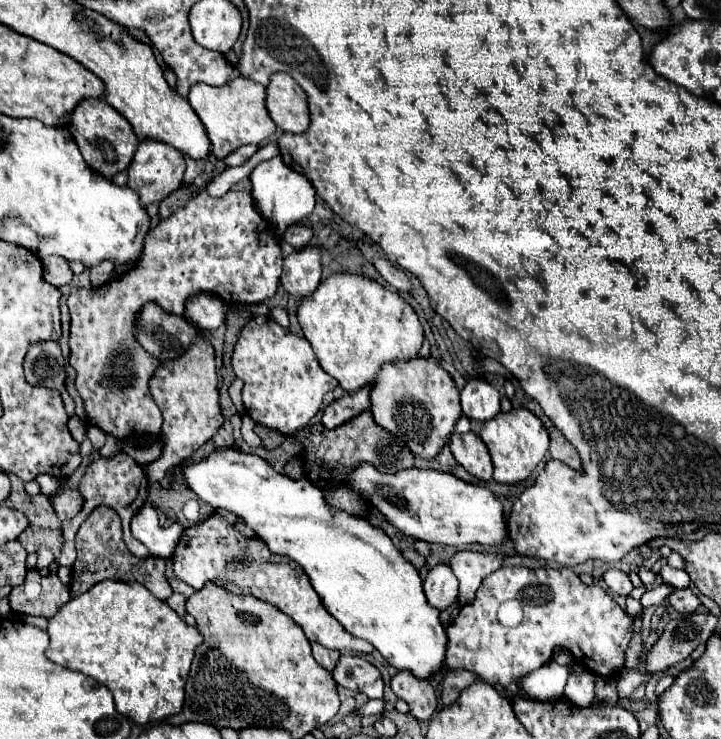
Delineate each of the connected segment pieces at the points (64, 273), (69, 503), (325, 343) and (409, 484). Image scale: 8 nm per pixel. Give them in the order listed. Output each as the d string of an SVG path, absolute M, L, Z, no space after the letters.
M48 256L42 260L44 264L44 278L48 284L60 288L72 280L72 272L68 268L68 262L58 256Z
M62 486L52 498L52 508L60 520L68 520L68 518L74 518L82 510L82 502L84 500L80 498L80 492L76 488Z
M330 274L312 296L302 298L296 316L322 370L336 378L346 392L370 384L386 362L416 358L424 340L414 308L400 294L362 274Z
M360 464L348 478L348 488L376 506L392 526L416 540L446 546L464 546L474 542L500 546L506 540L508 530L504 506L492 490L468 484L448 472L410 468L396 474L380 474L374 466Z

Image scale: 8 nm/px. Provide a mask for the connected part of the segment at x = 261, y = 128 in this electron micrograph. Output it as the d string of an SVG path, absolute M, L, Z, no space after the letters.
M238 76L220 88L206 86L202 82L192 86L188 94L188 102L202 120L206 134L210 138L212 154L216 158L224 158L244 144L260 144L262 140L266 140L276 132L278 126L272 122L264 106L264 98L266 98L266 88L244 76Z

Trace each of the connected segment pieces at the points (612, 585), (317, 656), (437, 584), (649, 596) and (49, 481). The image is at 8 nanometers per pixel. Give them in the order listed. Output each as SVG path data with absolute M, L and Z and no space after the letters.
M616 568L608 570L608 572L604 574L604 580L606 580L608 588L610 588L612 592L620 594L620 596L628 596L630 590L634 588L632 582L630 582L630 578L628 578L628 574L622 572L622 570L616 570Z
M312 642L312 656L314 656L314 660L316 660L320 666L324 666L324 668L330 672L330 670L334 668L334 664L336 664L340 652L336 652L336 650L328 650L328 648L318 646L316 642Z
M438 564L428 570L424 580L424 594L430 606L446 610L458 598L458 580L446 564Z
M658 586L654 590L648 590L644 593L644 596L641 597L640 603L642 609L647 609L651 606L658 606L672 594L672 588L670 586Z
M40 474L40 476L36 478L36 482L40 484L40 492L46 494L46 496L54 494L54 492L60 488L60 480L58 480L58 478L52 478L52 476L48 476L48 474Z

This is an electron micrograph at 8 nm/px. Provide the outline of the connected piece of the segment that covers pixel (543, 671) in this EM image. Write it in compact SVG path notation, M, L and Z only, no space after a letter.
M556 660L546 662L532 674L526 674L520 678L520 688L530 696L530 698L540 698L540 700L554 700L564 694L566 680L572 672L578 672L576 668L560 666Z

